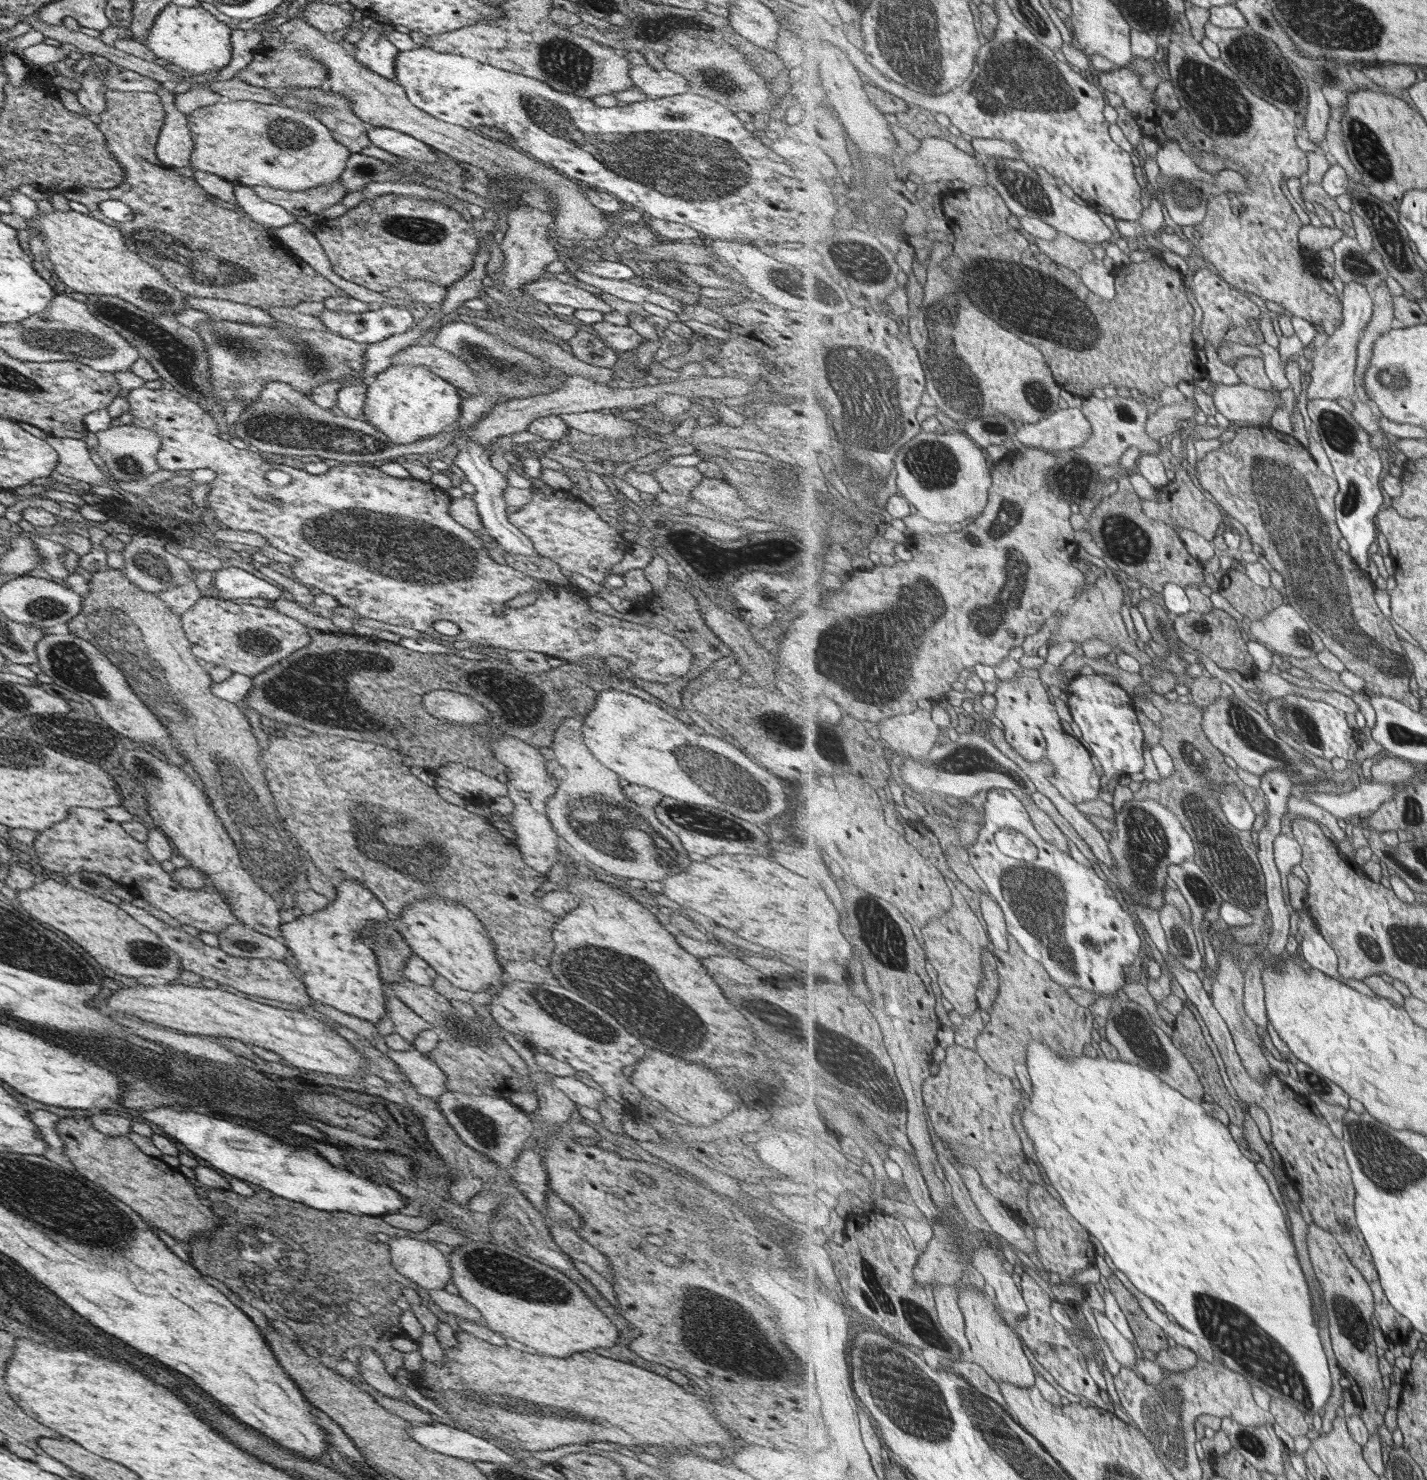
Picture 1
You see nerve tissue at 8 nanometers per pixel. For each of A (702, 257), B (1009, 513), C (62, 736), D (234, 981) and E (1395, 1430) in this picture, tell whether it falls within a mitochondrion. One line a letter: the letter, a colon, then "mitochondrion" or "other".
A: other
B: mitochondrion
C: mitochondrion
D: other
E: other

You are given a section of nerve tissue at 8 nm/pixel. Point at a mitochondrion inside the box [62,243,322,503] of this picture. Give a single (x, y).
(175, 354)

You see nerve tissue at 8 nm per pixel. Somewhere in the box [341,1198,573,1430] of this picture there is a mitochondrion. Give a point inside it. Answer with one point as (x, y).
(523, 1281)

